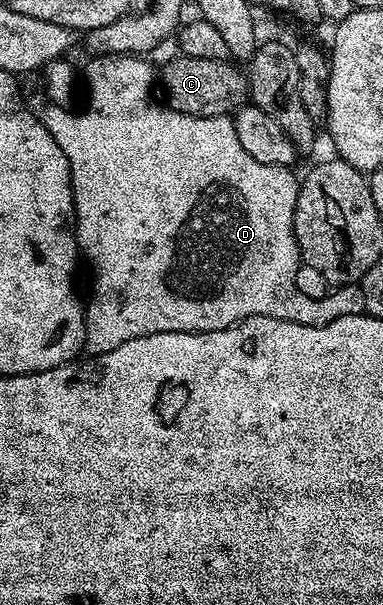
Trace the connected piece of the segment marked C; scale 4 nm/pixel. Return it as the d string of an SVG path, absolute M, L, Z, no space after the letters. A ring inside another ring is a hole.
M176 57L159 70L159 86L160 89L161 86L165 89L164 101L172 110L196 118L220 118L232 115L238 108L246 105L249 98L249 79L240 65L229 60L220 62Z

